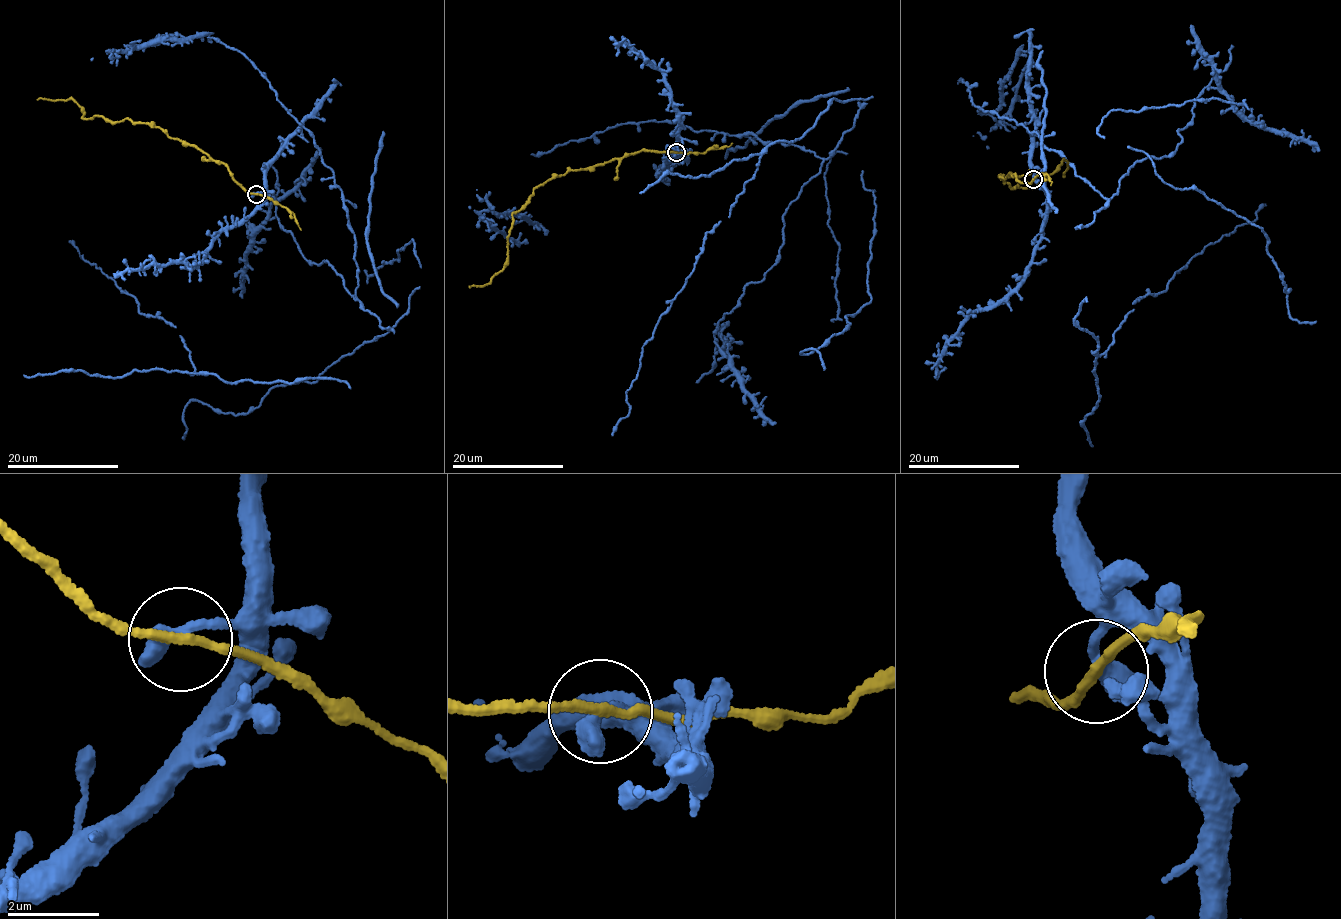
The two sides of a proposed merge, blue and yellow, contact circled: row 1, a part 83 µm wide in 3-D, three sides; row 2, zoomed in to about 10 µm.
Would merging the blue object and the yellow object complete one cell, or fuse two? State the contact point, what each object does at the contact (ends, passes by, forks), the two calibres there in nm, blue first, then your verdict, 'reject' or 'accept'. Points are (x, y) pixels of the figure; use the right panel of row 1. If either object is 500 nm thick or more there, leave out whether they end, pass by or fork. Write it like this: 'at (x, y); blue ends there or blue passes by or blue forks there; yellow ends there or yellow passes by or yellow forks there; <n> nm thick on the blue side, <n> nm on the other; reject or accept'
at (1033, 179); blue ends there; yellow passes by; 460 nm thick on the blue side, 200 nm on the other; accept

